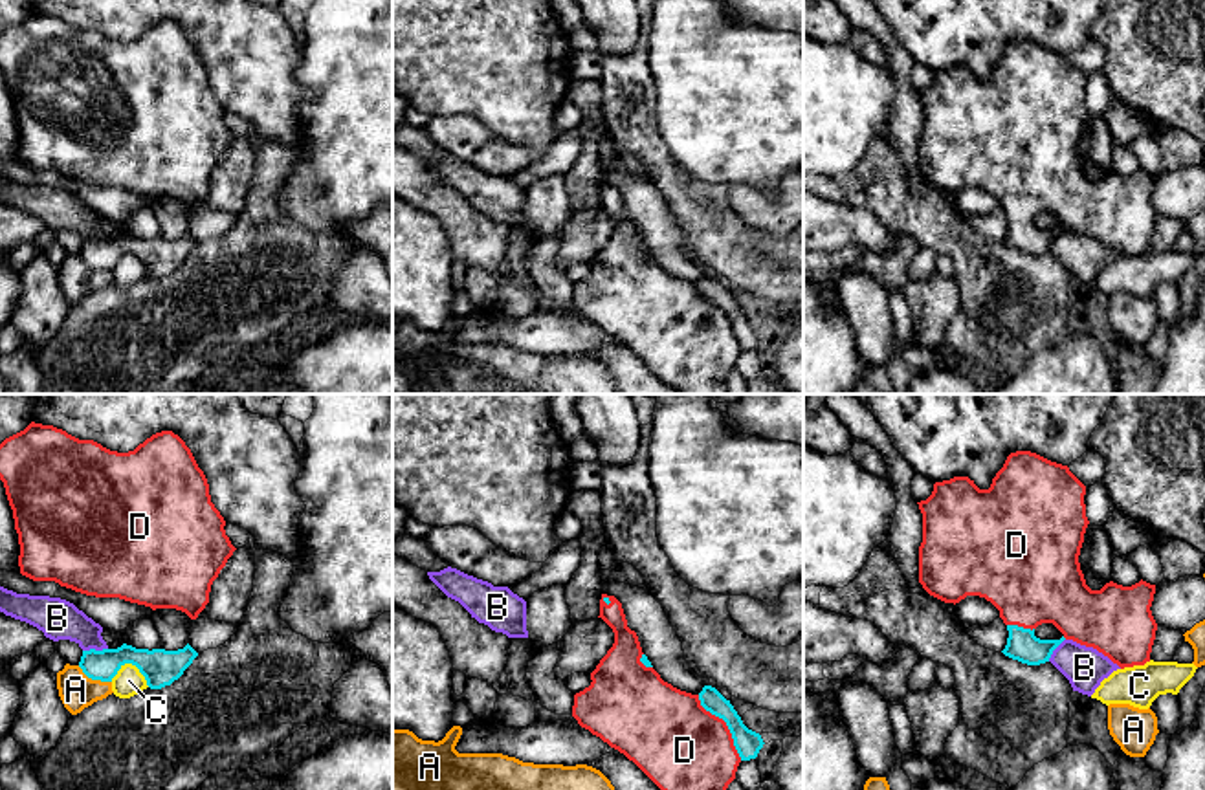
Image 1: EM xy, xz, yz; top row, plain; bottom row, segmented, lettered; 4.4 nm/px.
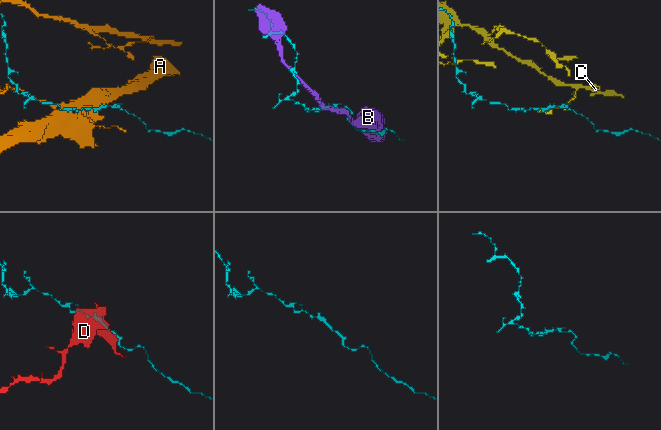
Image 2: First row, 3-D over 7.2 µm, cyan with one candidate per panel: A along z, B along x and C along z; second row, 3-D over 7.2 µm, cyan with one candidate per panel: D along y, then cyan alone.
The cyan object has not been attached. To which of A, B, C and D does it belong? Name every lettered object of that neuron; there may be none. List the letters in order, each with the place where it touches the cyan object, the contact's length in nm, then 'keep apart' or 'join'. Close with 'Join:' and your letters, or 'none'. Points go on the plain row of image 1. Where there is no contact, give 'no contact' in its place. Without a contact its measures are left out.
A: meets cyan in xy at (94, 268); contact 170 nm long; keep apart
B: meets cyan in xy at (94, 239); contact 110 nm long; keep apart
C: meets cyan in xy at (132, 253); contact 180 nm long; keep apart
D: meets cyan in xz at (727, 314); contact 340 nm long; join
Join: D

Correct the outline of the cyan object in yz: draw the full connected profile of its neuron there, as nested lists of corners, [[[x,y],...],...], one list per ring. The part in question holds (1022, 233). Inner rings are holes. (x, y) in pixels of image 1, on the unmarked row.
[[[1031,40],[1011,42],[989,79],[979,79],[968,66],[935,71],[932,84],[917,92],[923,103],[919,172],[930,185],[945,192],[956,194],[967,185],[979,185],[990,191],[1000,200],[1000,207],[1009,220],[1007,235],[1001,242],[1022,253],[1045,253],[1064,229],[1073,229],[1097,238],[1121,258],[1144,255],[1150,251],[1157,220],[1150,200],[1155,174],[1143,169],[1132,176],[1110,170],[1100,180],[1091,180],[1086,174],[1078,152],[1084,123],[1089,114],[1084,84],[1086,75],[1067,55],[1051,51]],[[1042,213],[1053,213],[1064,225],[1060,229],[1036,227],[1034,218]]]

